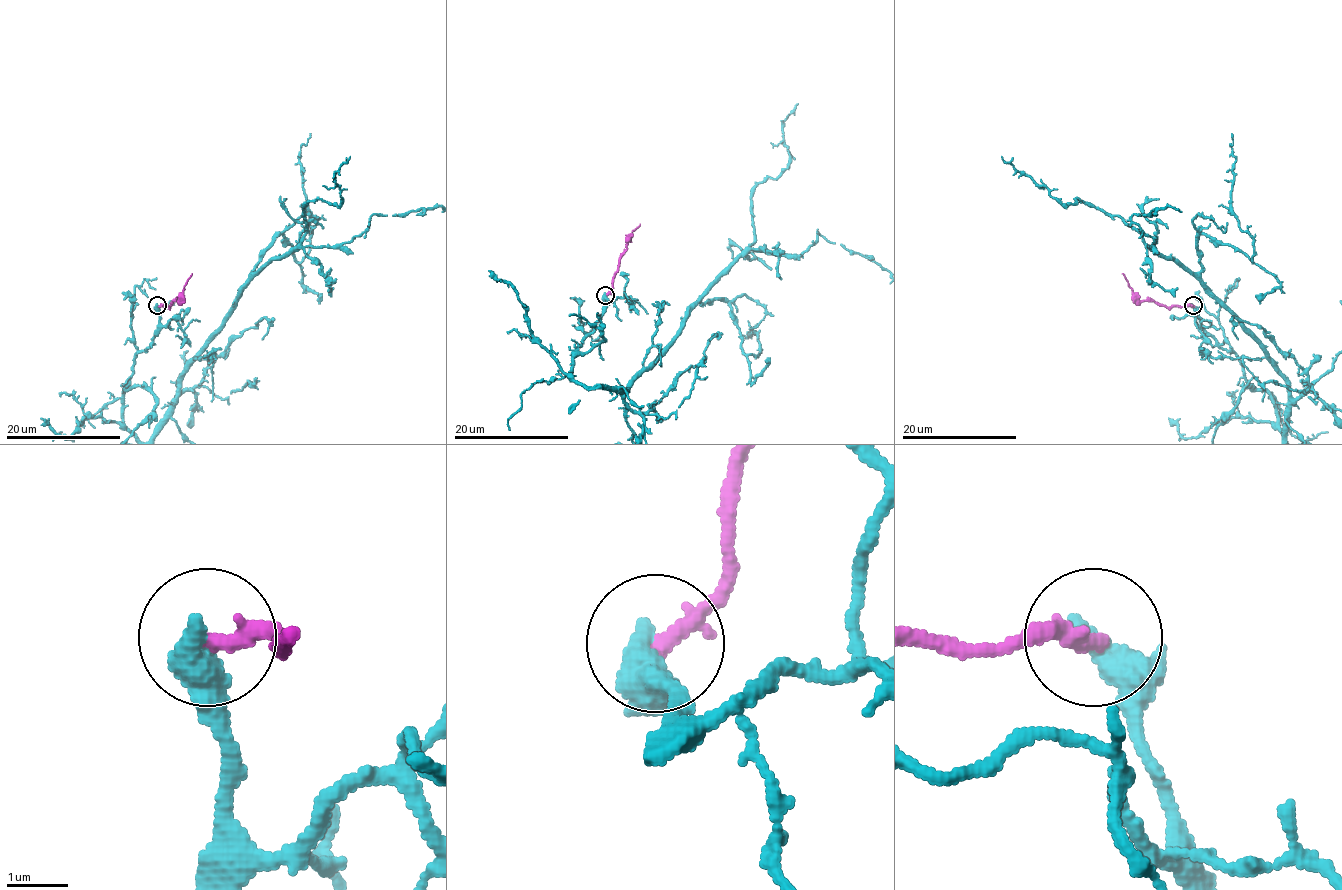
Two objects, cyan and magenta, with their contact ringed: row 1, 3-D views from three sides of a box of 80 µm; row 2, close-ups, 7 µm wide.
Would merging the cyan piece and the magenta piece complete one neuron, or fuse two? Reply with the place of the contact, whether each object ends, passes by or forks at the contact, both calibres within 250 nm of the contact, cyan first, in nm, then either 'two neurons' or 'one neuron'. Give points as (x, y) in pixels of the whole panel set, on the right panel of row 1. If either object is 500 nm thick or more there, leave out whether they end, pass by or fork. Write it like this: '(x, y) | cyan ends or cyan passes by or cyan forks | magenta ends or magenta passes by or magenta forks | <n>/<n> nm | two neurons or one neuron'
(1193, 305) | cyan ends | magenta ends | 480/300 nm | two neurons

